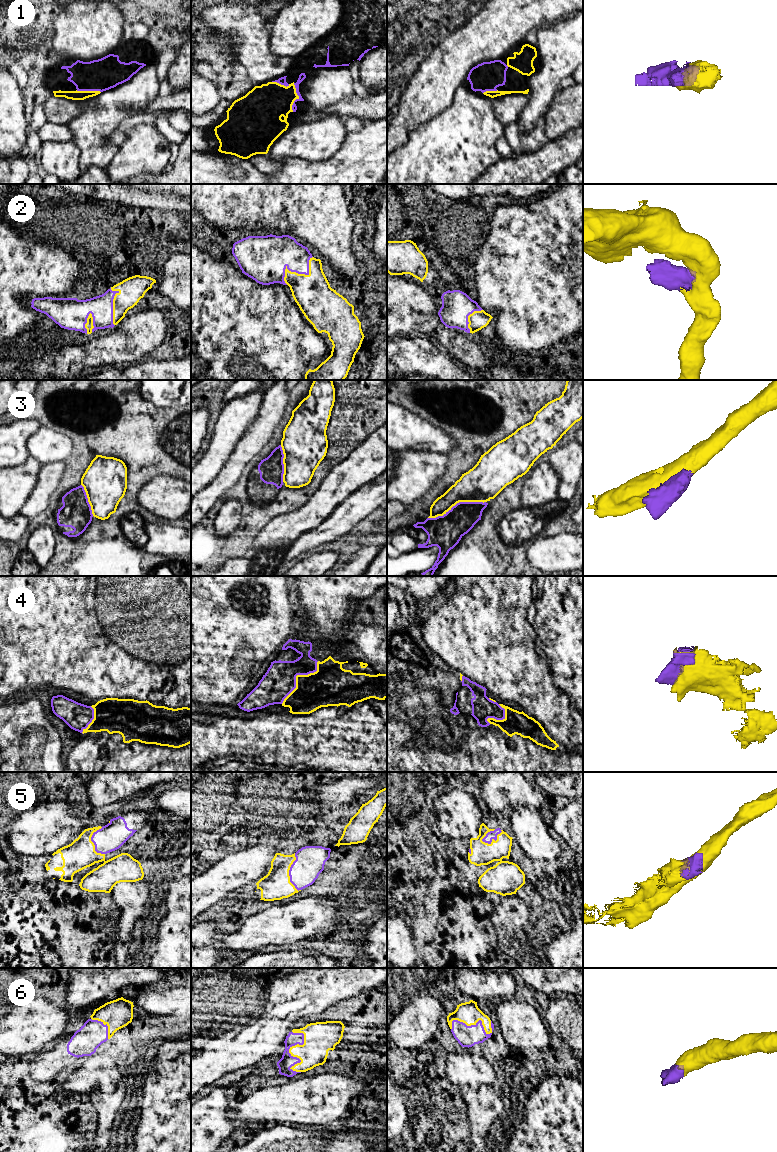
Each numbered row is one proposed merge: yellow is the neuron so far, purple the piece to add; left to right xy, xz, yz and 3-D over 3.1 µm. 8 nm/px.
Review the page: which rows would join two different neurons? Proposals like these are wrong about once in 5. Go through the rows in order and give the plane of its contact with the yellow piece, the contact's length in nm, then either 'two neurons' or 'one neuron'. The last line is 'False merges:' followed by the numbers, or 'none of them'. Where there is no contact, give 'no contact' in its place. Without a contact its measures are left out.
1: meets yellow in xz; contact 240 nm long; one neuron
2: meets yellow in xz; contact 320 nm long; one neuron
3: meets yellow in yz; contact 480 nm long; two neurons
4: meets yellow in xz; contact 460 nm long; one neuron
5: meets yellow in yz; contact 190 nm long; two neurons
6: meets yellow in xz; contact 340 nm long; one neuron
False merges: 3, 5

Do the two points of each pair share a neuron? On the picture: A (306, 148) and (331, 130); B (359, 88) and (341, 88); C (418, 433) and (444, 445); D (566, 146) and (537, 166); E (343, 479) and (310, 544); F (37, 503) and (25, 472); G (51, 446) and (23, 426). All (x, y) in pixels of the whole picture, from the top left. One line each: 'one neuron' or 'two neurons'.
A: one neuron
B: two neurons
C: one neuron
D: one neuron
E: two neurons
F: two neurons
G: two neurons

